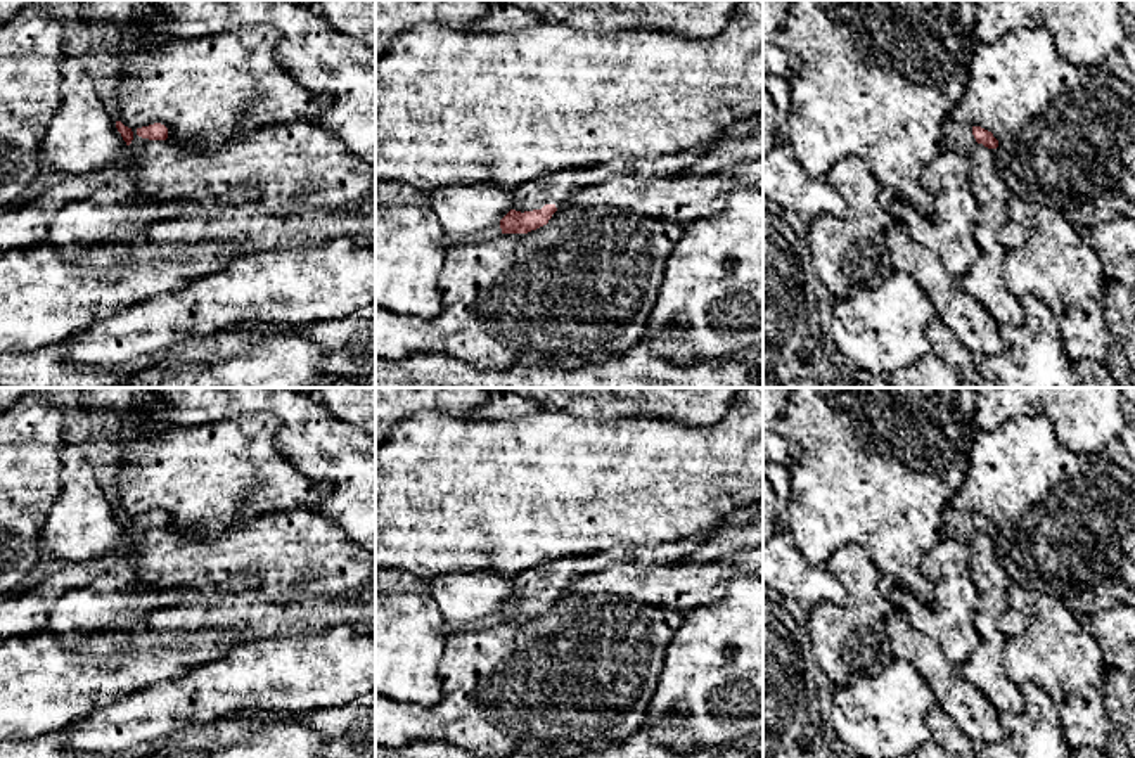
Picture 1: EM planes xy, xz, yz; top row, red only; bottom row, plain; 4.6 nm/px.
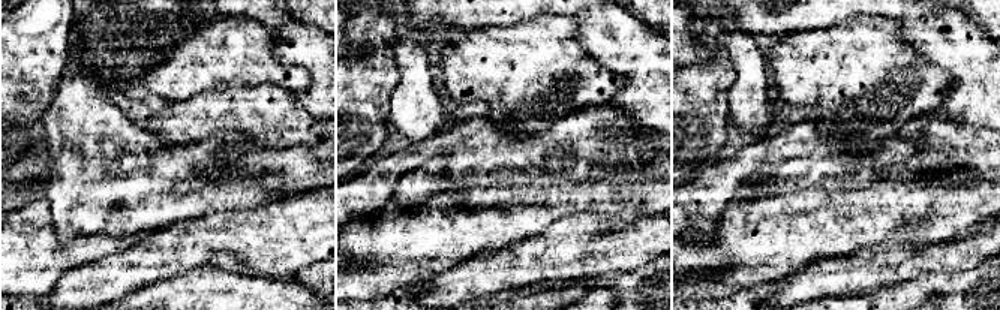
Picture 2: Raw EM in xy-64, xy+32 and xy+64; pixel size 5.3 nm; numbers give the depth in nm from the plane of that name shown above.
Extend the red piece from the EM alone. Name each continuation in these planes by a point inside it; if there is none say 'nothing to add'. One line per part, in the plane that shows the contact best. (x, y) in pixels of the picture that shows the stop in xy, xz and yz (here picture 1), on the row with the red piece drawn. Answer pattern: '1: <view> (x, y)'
1: xz (552, 189)

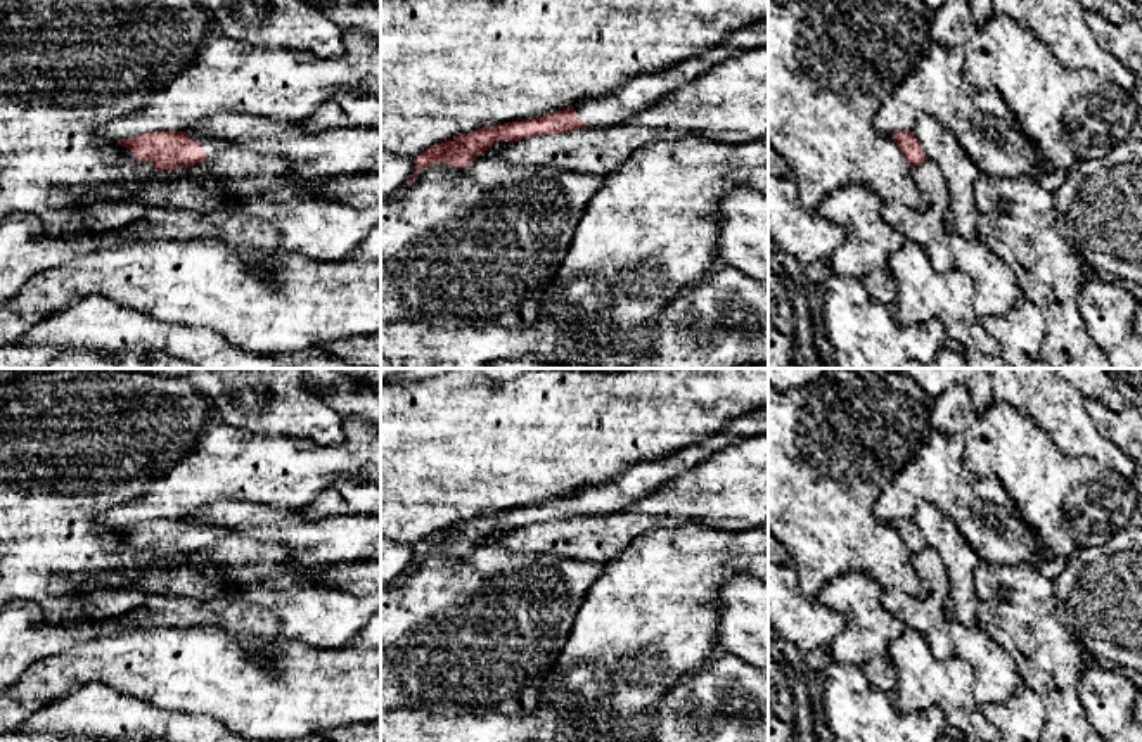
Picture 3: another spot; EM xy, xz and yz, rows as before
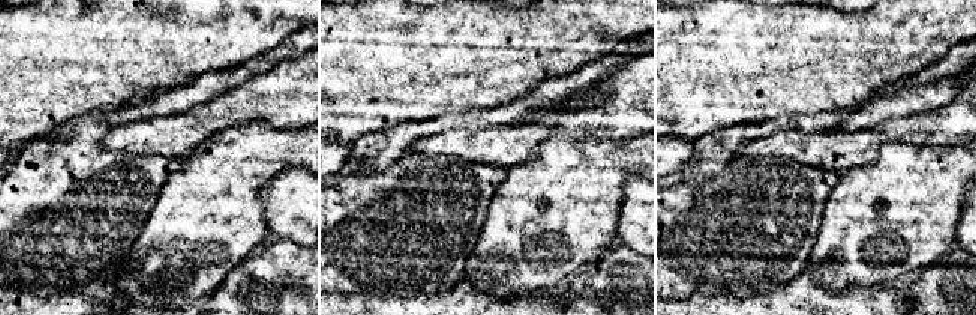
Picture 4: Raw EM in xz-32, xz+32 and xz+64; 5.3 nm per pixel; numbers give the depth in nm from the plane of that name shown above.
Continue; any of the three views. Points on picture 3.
1: xy (211, 146)

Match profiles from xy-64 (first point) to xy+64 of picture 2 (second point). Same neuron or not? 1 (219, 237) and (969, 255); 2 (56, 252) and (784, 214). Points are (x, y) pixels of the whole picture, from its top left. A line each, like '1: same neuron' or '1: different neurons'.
1: same neuron
2: same neuron

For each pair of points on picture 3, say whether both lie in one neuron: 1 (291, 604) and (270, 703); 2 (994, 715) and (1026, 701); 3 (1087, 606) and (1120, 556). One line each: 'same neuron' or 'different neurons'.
1: different neurons
2: same neuron
3: same neuron

